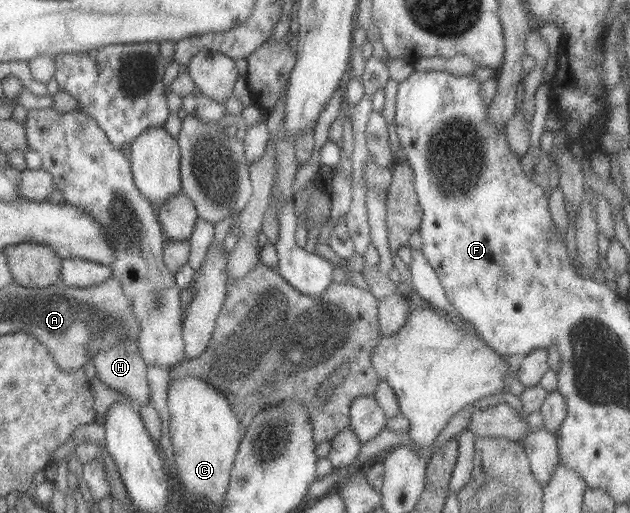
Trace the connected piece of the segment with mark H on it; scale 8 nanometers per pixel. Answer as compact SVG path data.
M136 341L118 342L108 350L101 350L91 357L95 376L124 395L137 408L149 403L145 363L139 355Z

